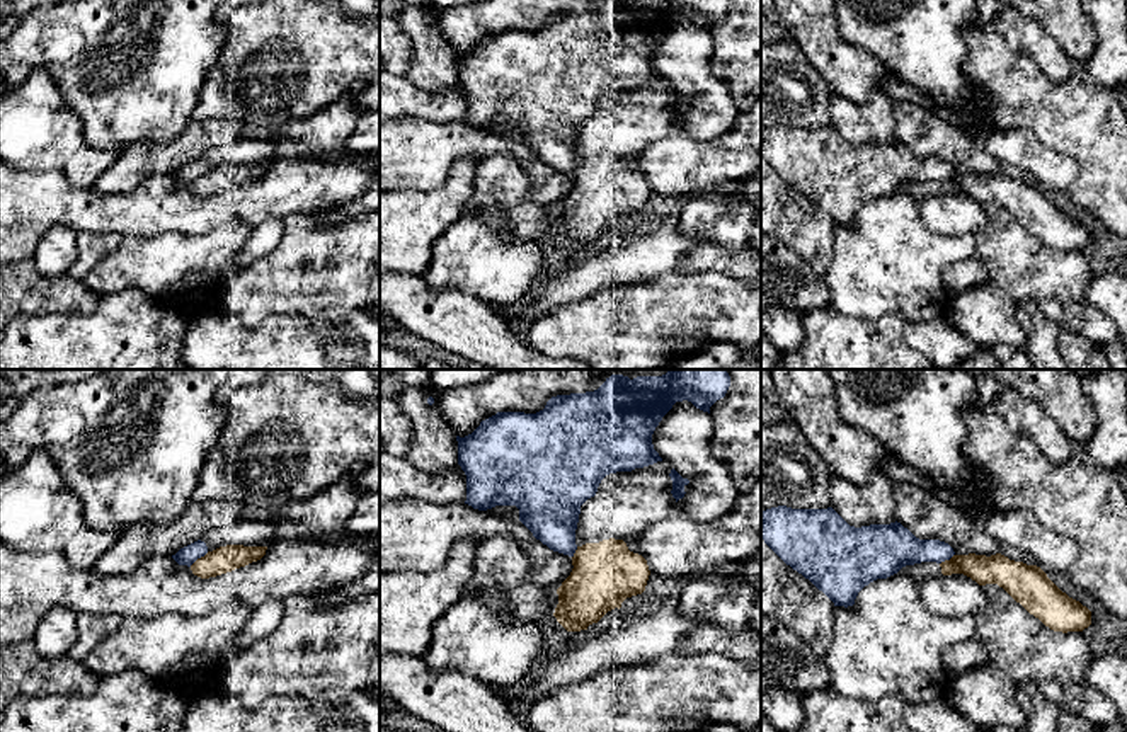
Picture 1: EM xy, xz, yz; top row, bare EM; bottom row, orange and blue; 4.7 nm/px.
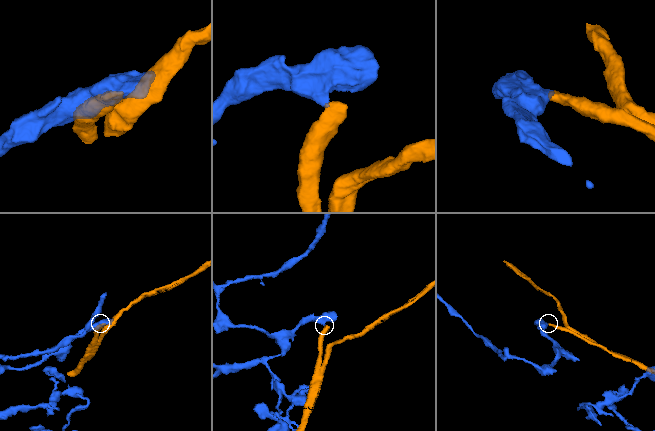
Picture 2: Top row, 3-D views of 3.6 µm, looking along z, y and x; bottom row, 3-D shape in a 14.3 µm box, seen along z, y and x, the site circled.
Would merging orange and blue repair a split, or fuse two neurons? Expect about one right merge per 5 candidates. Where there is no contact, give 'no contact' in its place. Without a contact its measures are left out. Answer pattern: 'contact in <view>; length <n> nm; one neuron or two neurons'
contact in xy; length 120 nm; two neurons

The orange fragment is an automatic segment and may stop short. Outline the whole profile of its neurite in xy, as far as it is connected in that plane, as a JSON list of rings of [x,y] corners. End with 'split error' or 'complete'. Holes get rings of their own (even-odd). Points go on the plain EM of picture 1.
[[[226,163],[197,177],[191,189],[201,197],[216,196],[260,179],[267,165]]]; complete

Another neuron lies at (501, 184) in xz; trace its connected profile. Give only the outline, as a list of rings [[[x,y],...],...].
[[[495,155],[478,163],[473,194],[463,206],[463,214],[501,209],[509,221],[512,238],[545,242],[555,225],[550,221],[553,208],[541,206],[529,197],[531,180],[511,155]]]

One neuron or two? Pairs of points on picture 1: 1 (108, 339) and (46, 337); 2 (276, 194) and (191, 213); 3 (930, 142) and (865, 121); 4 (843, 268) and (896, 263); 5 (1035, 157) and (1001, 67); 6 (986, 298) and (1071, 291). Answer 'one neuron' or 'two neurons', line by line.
1: one neuron
2: one neuron
3: two neurons
4: one neuron
5: two neurons
6: two neurons

